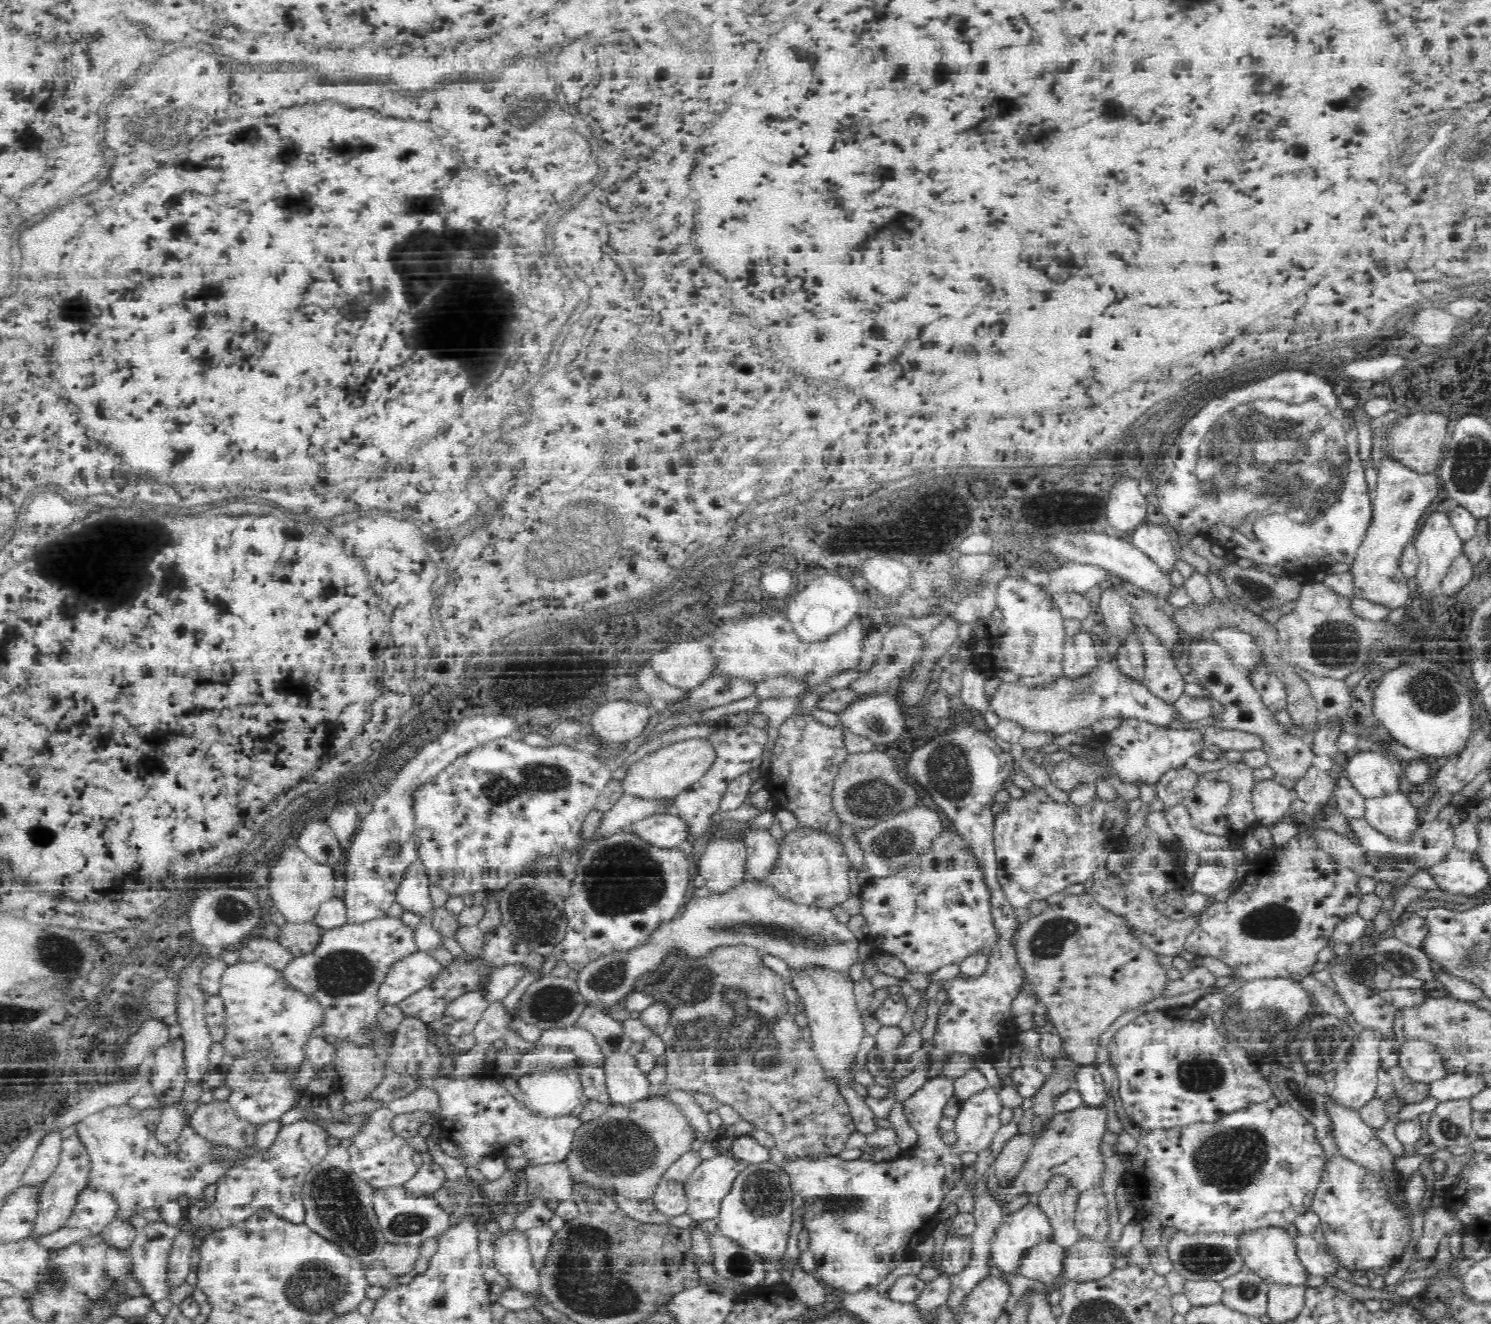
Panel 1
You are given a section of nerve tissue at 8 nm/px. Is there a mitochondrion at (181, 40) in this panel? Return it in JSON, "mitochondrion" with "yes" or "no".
{"mitochondrion":"no"}

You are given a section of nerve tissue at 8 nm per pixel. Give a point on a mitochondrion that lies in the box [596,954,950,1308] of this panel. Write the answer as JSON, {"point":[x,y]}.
{"point":[715,1020]}

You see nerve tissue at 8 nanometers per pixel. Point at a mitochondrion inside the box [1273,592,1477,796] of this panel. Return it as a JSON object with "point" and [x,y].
{"point":[1433,692]}

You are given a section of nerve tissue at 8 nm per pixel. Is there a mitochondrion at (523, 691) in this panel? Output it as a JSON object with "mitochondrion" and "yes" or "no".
{"mitochondrion":"yes"}

